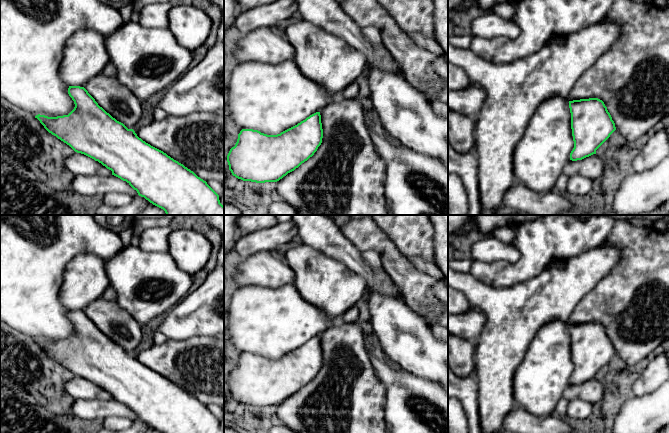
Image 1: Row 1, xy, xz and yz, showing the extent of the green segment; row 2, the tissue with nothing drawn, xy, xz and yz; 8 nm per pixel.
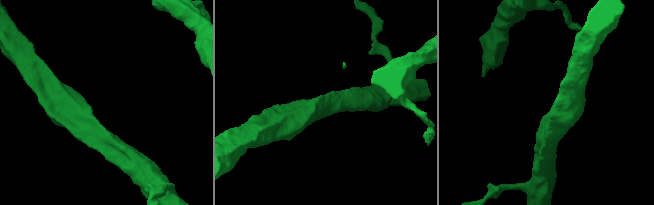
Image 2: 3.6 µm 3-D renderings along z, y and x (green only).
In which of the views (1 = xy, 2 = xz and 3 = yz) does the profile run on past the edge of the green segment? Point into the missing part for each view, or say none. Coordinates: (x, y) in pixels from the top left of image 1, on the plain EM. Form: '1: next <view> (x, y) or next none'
1: next none
2: next none
3: next none

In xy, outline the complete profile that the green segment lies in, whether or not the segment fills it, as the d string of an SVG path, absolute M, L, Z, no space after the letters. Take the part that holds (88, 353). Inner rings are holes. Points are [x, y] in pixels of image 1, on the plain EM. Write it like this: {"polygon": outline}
{"polygon": "M69 310L68 318L75 328L68 339L35 340L49 357L75 376L101 387L112 395L112 399L126 405L139 420L161 433L224 433L219 419L206 405L163 375L143 365L133 353L128 353L113 342L84 311Z"}

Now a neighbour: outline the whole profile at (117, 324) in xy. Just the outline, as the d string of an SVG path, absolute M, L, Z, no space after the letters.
M100 297L90 303L84 312L113 342L128 353L134 353L142 340L145 328L116 301Z

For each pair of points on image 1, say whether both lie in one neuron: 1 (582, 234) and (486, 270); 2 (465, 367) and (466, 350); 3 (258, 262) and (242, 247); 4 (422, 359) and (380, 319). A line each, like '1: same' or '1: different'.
1: same
2: same
3: different
4: same

